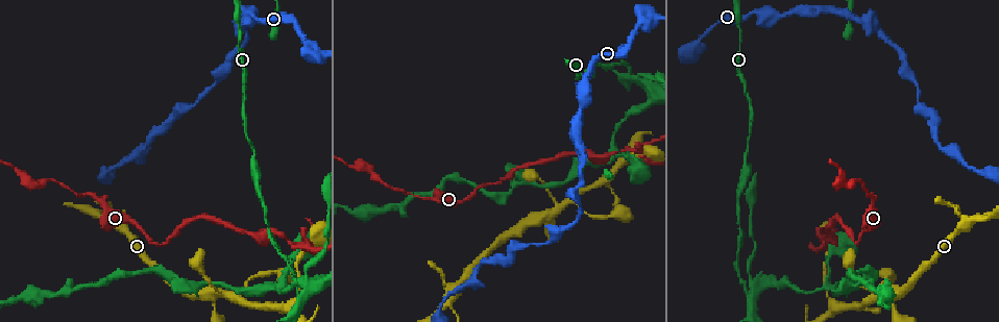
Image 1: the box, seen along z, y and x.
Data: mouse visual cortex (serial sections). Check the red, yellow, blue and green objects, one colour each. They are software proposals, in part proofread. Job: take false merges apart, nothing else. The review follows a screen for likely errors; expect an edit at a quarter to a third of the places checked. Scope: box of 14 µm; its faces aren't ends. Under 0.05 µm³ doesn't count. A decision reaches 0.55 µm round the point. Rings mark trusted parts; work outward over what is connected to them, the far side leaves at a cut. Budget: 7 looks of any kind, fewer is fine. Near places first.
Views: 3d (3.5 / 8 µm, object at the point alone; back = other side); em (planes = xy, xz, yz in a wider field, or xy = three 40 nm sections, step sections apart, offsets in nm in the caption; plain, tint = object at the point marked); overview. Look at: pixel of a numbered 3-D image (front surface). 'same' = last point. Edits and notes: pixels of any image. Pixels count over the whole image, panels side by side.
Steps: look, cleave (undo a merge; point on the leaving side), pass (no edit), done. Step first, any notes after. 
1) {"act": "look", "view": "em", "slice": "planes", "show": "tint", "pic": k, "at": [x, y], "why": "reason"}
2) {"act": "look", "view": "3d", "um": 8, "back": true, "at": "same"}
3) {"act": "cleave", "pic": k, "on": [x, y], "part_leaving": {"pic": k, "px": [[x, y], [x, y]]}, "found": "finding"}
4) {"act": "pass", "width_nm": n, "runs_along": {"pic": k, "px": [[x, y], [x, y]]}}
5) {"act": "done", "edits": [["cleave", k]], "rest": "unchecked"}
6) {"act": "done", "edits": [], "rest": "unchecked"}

{"act": "look", "view": "3d", "um": 3.5, "pic": 1, "at": [875, 297], "why": "four or more arms meet"}

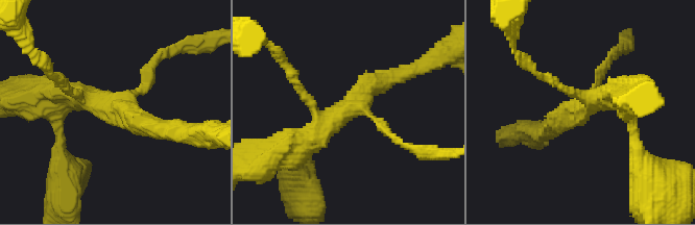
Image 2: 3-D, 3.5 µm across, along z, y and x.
{"act": "look", "view": "em", "slice": "xy", "step": 1, "show": "tint", "pic": 2, "at": [352, 105], "arms": 4, "arm_widths_nm": [150, 150, 300, 350]}

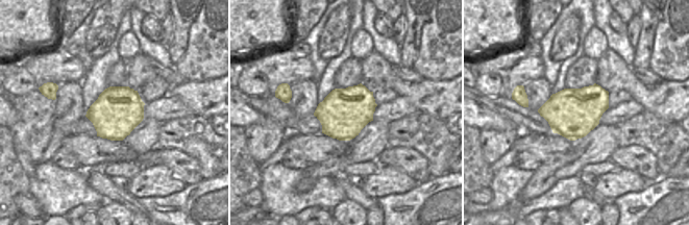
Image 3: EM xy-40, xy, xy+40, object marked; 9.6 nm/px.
{"act": "pass", "found": "all the same cell"}

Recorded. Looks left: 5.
{"act": "look", "view": "3d", "um": 3.5, "pic": 1, "at": [633, 75], "why": "thick turns thin"}

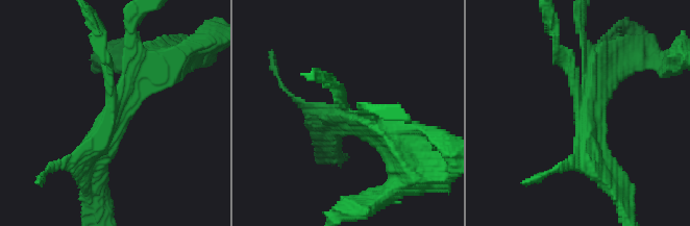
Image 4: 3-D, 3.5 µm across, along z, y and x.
{"act": "look", "view": "em", "slice": "xy", "step": 2, "show": "tint", "pic": 4, "at": [343, 113], "arms": 4, "arm_widths_nm": [150, 200, 250, 300]}

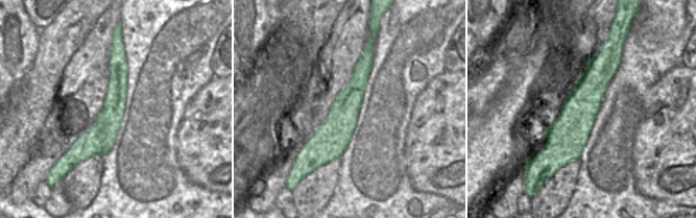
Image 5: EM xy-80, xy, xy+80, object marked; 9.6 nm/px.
{"act": "look", "view": "em", "slice": "xy", "step": 3, "show": "tint", "at": "same", "why": "cut it another way"}

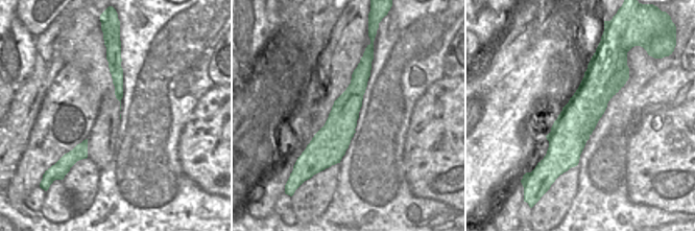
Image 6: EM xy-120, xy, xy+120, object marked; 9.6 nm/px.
{"act": "cleave", "pic": 4, "on": [626, 61], "found": "two cells meet here"}

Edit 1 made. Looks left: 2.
{"act": "look", "view": "3d", "um": 8, "pic": 1, "at": [426, 199], "why": "a narrow waist"}

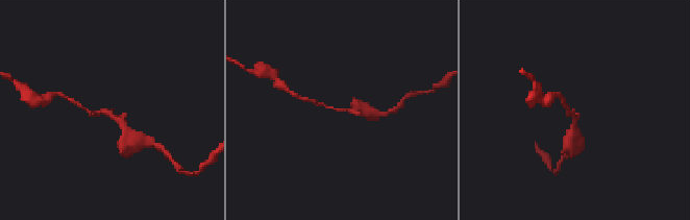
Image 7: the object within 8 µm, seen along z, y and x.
{"act": "look", "view": "em", "slice": "xy", "step": 3, "show": "tint", "pic": 7, "at": [110, 117], "why": "need the tissue"}

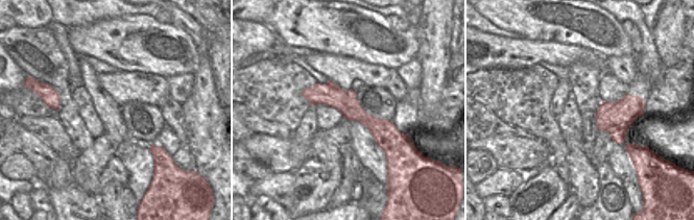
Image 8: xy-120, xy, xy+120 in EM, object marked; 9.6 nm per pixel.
{"act": "pass", "runs_along": {"pic": 7, "px": [[130, 136], [115, 116], [84, 107]]}, "found": "all the same cell"}

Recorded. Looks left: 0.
{"act": "done", "edits": [["cleave", 4]], "rest": "unchecked"}

